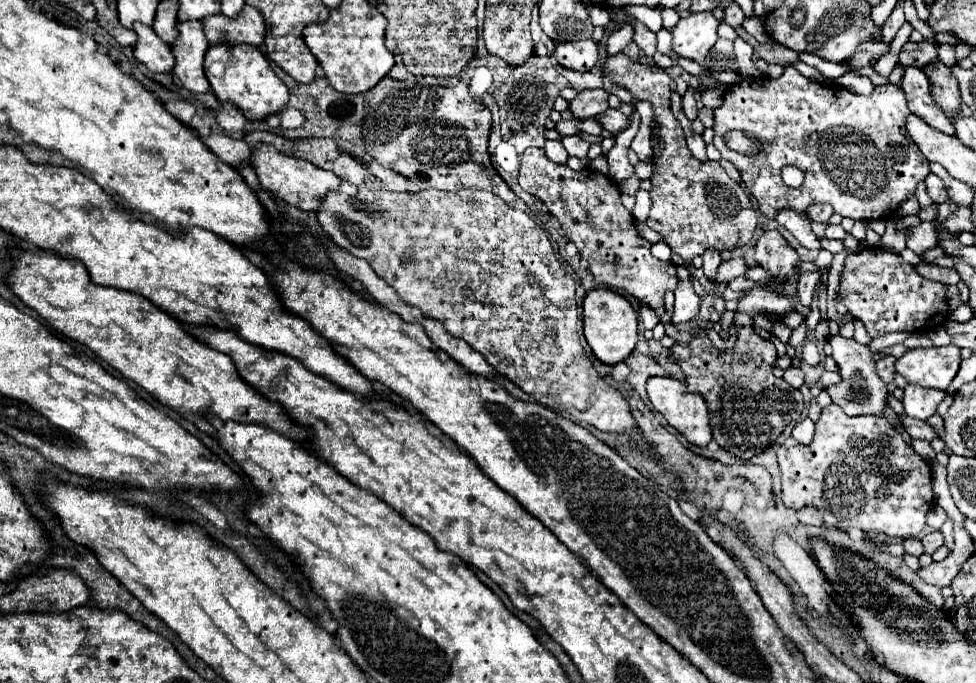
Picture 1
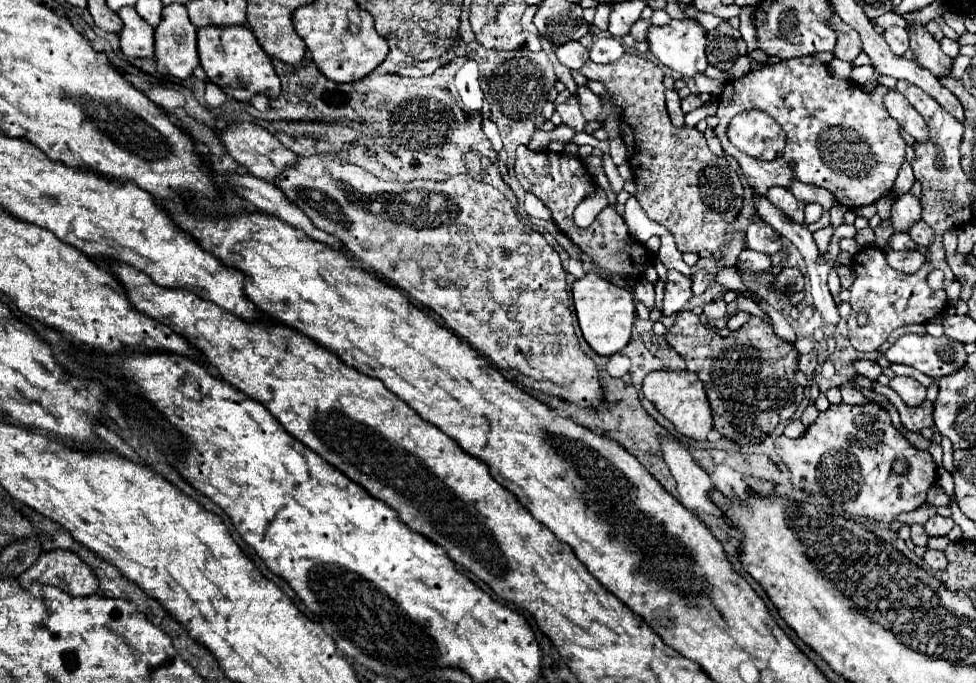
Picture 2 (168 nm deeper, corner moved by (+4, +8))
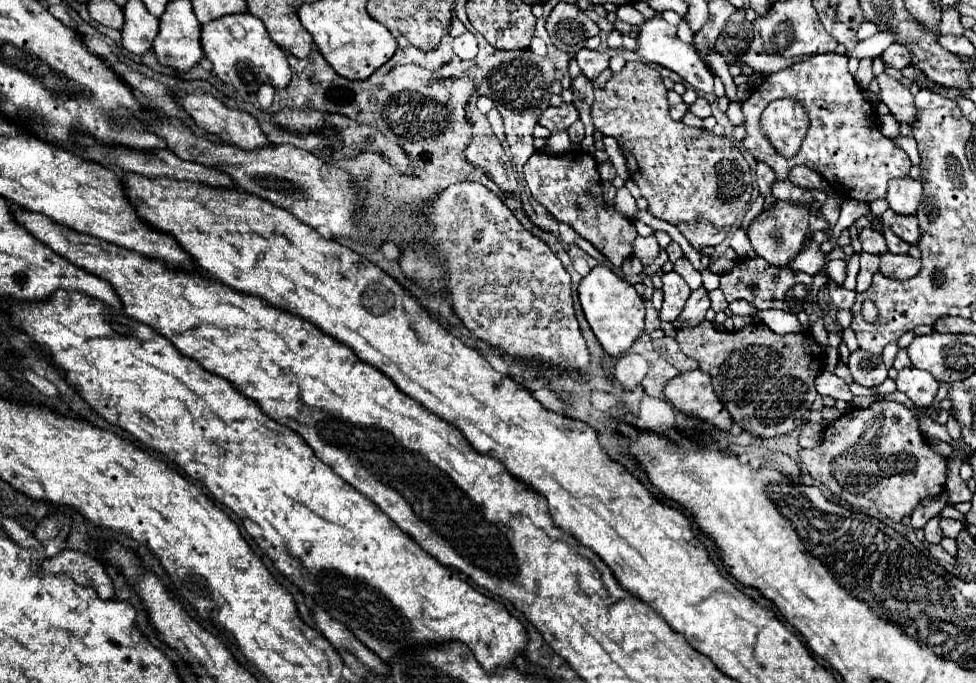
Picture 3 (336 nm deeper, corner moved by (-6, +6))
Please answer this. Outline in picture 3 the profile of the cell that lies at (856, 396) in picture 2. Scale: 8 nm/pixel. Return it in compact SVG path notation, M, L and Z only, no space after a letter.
M822 371L814 381L816 391L824 397L824 395L830 395L834 399L842 399L842 401L852 401L852 393L850 393L850 387L840 379L836 377L834 373L830 371Z

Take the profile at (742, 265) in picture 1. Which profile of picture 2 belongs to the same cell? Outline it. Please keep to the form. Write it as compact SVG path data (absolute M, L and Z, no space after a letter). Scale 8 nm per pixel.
M746 249L746 261L740 261L740 267L742 269L752 269L752 271L764 271L764 269L770 267L770 257Z

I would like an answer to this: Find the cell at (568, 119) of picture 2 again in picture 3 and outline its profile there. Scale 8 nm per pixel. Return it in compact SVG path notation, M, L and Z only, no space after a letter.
M562 103L560 107L548 107L540 119L538 125L550 129L550 131L564 131L578 119L578 111L572 103Z

